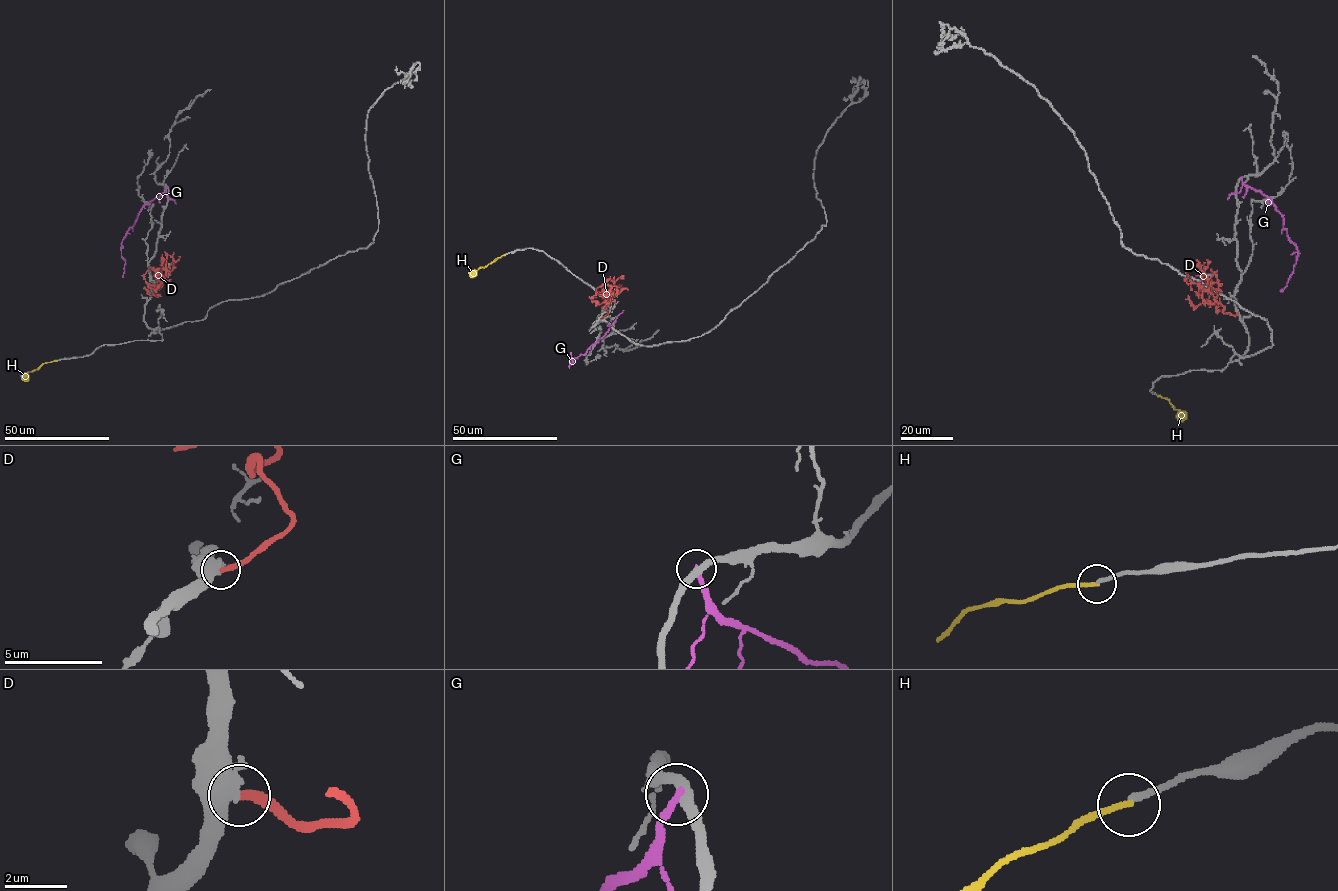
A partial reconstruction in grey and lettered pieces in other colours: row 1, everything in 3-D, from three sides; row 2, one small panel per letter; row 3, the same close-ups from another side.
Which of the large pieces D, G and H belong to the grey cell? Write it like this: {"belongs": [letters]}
{"belongs": []}

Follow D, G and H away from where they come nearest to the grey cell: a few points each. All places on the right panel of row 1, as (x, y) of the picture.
D: (1237, 312), (1224, 313), (1220, 303), (1214, 299), (1210, 304), (1202, 297), (1206, 259)
G: (1241, 178), (1274, 205), (1296, 247), (1293, 273), (1280, 291)
H: (1158, 395), (1167, 399), (1174, 409), (1179, 410), (1183, 420)

